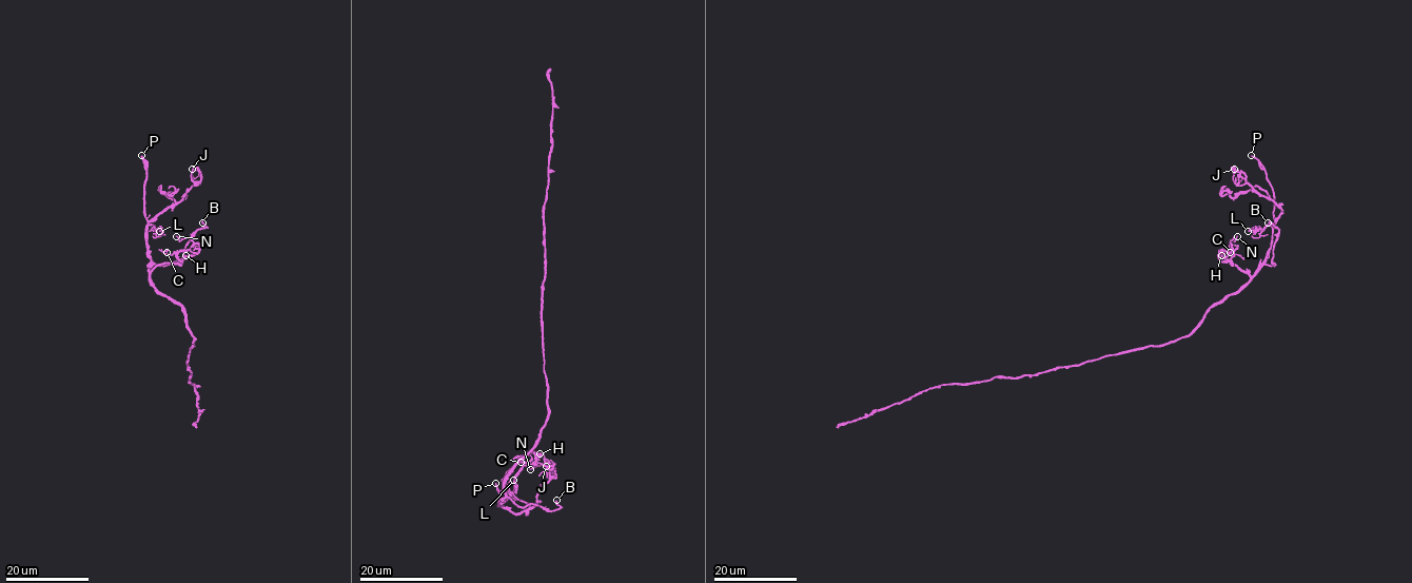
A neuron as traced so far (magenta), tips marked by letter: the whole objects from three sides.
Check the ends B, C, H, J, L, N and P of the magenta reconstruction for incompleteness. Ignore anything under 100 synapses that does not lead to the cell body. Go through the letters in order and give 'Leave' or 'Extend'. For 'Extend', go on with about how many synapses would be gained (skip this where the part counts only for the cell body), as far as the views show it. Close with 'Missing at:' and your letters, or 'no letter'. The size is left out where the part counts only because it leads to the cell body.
B: Leave
C: Leave
H: Leave
J: Leave
L: Leave
N: Leave
P: Extend
Missing at: P

